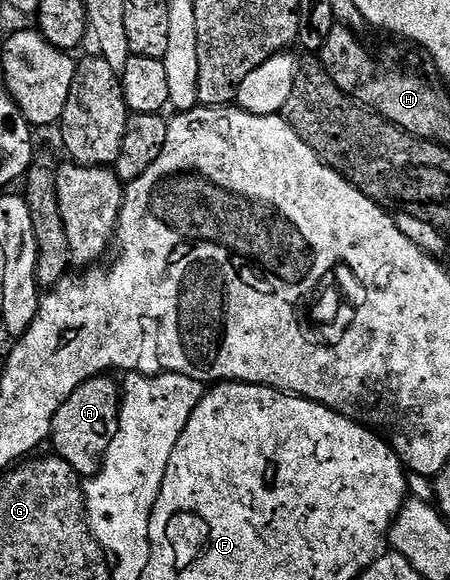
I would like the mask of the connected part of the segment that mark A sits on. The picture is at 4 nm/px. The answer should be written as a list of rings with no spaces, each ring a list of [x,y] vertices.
[[[109,376],[88,378],[55,412],[51,446],[54,446],[56,457],[64,458],[75,473],[92,476],[101,471],[101,461],[105,458],[107,448],[111,448],[111,440],[115,440],[117,431],[117,415],[121,404],[122,391]]]

